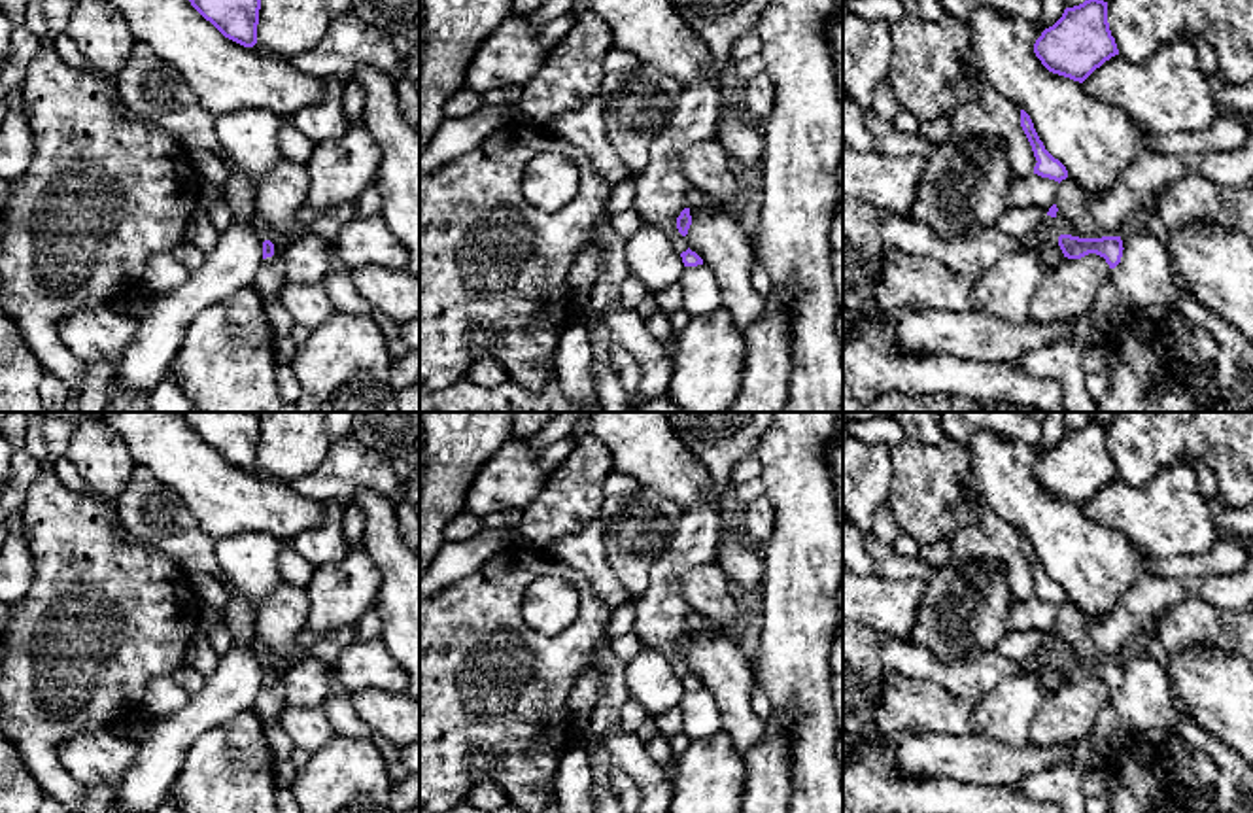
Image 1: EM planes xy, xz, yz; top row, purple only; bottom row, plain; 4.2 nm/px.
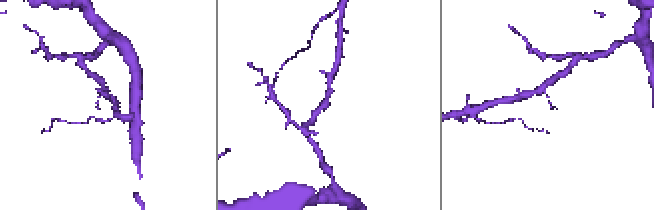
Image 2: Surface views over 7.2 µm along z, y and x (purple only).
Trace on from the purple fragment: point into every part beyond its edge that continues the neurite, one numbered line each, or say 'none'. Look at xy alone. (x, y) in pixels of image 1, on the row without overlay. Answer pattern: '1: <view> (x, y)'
none

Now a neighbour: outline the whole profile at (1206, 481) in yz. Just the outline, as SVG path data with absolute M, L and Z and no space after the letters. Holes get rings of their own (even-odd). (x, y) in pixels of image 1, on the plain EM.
M1191 459L1189 465L1198 475L1198 486L1200 486L1202 495L1208 501L1217 499L1217 480L1215 480L1211 469L1204 461L1200 461L1200 459Z

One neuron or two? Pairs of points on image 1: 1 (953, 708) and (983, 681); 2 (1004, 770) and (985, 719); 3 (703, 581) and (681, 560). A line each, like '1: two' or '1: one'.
1: two
2: two
3: two

